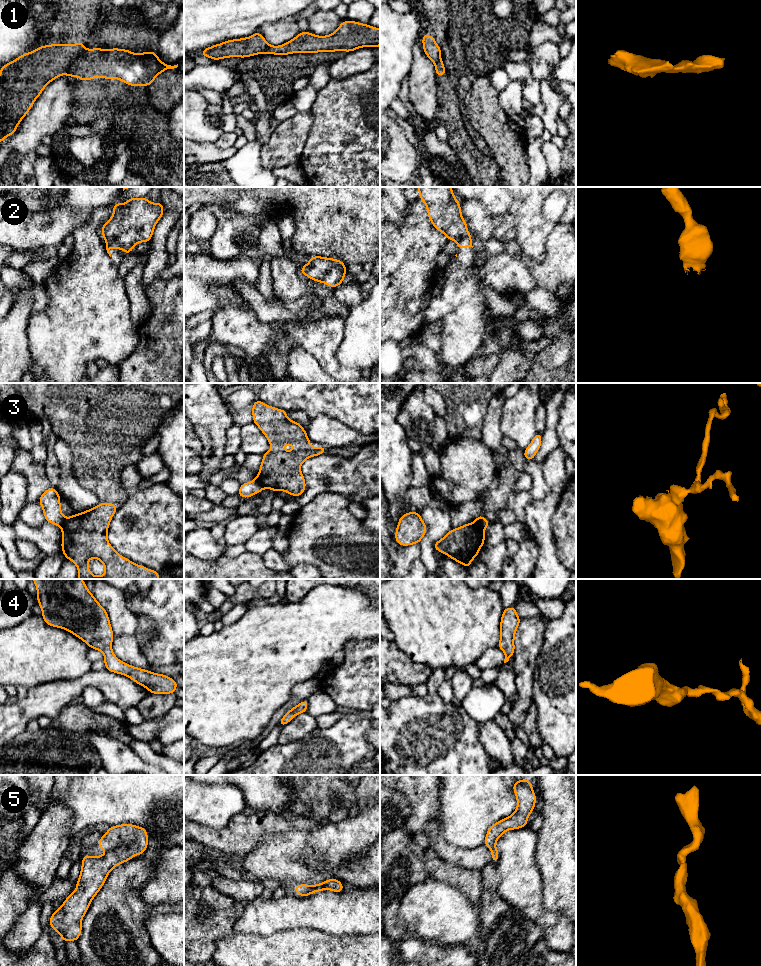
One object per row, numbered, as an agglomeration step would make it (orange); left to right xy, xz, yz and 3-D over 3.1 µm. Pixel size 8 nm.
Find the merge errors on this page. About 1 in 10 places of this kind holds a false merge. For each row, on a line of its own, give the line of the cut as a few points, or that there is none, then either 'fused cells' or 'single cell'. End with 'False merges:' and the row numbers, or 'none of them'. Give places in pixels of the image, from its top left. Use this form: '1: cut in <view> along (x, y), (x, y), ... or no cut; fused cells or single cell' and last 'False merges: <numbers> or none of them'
1: cut in xy along (85, 50), (70, 63), (64, 73); fused cells
2: no cut; single cell
3: cut in xz along (257, 477), (263, 488); fused cells
4: no cut; single cell
5: no cut; single cell
False merges: 1, 3

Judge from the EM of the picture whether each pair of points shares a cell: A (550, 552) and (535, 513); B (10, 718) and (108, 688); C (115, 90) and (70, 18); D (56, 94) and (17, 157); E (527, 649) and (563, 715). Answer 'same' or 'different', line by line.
A: same
B: same
C: same
D: same
E: different

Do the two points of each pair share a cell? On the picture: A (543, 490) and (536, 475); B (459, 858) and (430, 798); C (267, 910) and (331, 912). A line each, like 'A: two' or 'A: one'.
A: one
B: one
C: one

